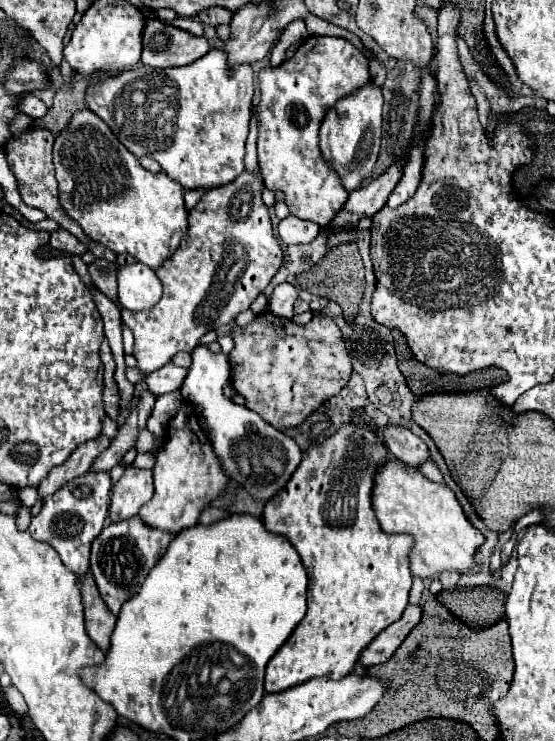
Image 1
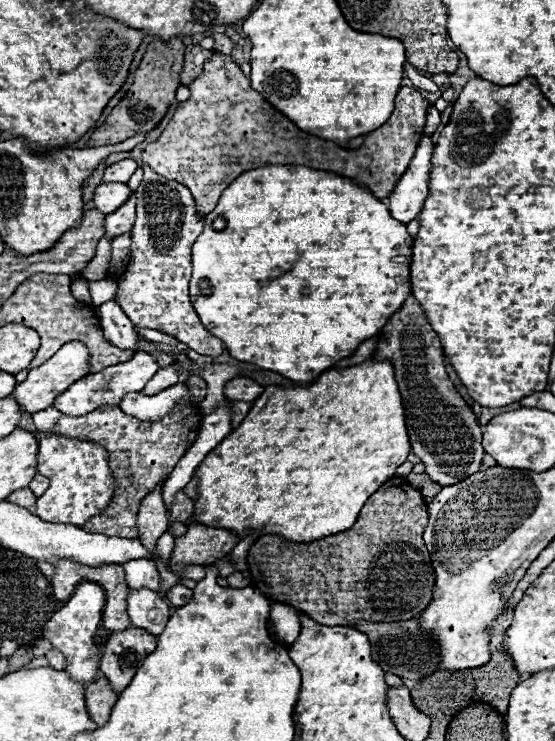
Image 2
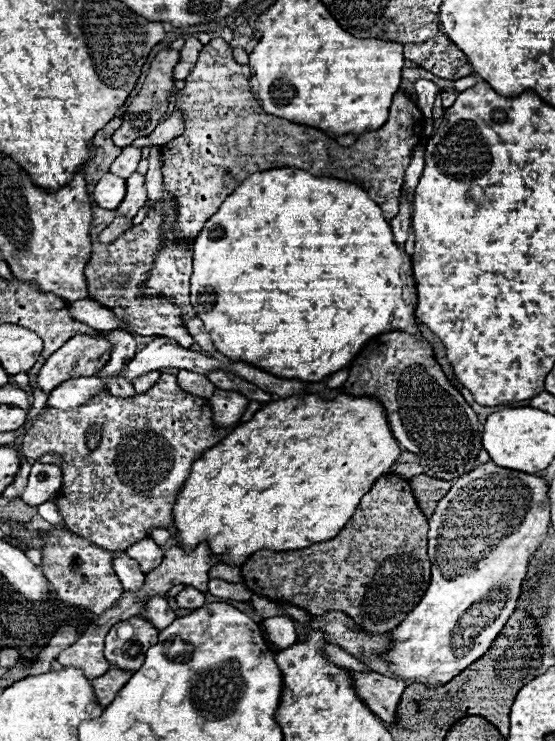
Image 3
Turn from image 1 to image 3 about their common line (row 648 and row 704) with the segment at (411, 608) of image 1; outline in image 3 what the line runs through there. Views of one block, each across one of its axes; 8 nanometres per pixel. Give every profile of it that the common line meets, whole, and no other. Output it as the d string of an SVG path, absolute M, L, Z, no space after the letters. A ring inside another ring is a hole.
M350 670L350 674L352 674L356 694L370 708L370 712L376 714L380 720L394 724L396 706L398 706L398 700L402 696L406 684L402 680L394 680L394 678L382 676L378 672Z

